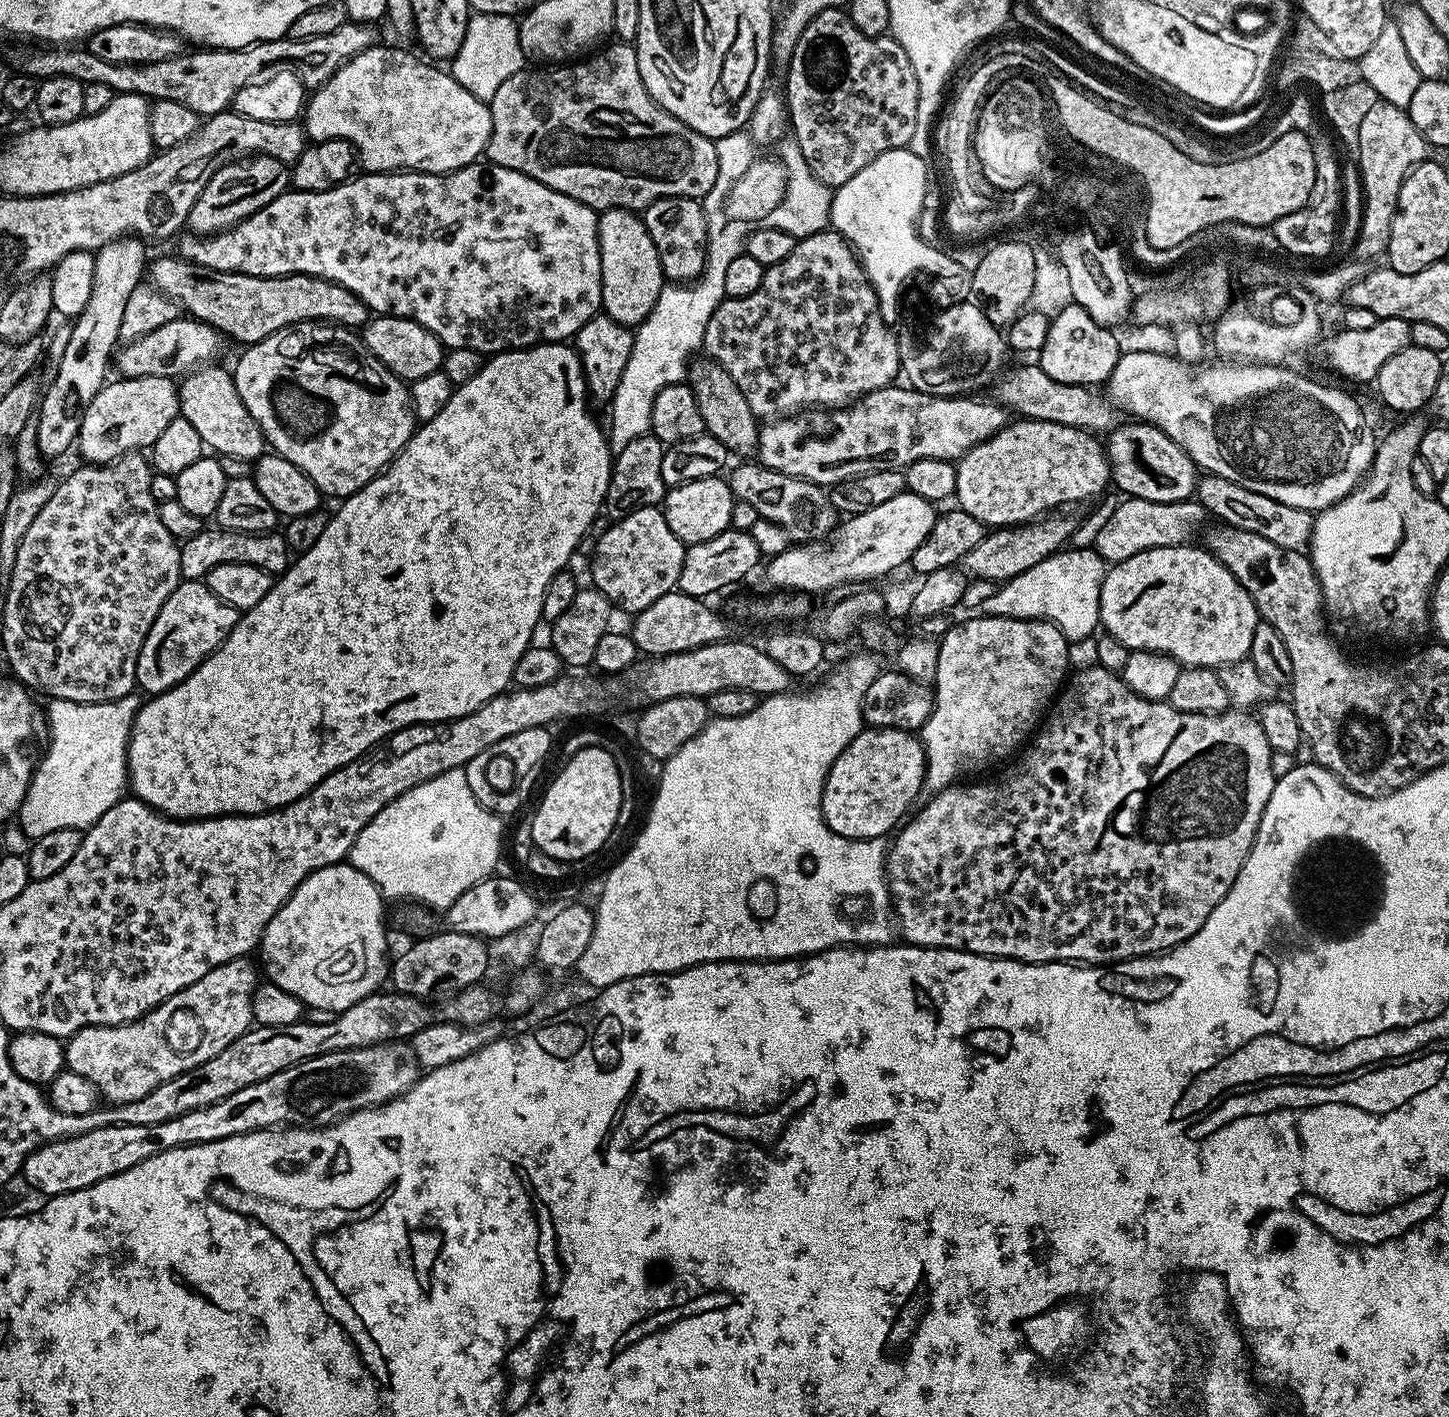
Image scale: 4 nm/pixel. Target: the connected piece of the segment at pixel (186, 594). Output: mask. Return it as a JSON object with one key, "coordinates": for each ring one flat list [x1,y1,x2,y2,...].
{"coordinates":[[184,580,166,598,154,626,150,626,150,634,146,634,146,642,142,642,136,688,153,697,181,684,228,637,237,619,236,609,219,600,201,581]]}

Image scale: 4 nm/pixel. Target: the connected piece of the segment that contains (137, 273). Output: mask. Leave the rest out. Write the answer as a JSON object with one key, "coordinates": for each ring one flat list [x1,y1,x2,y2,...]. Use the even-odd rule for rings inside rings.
{"coordinates":[[121,238,111,240,95,253,94,290,90,290,90,299,86,301,86,310,75,317,72,324,73,333,62,362,59,363,58,375,54,384,43,393,38,405,37,444,44,458,60,456,76,443,76,436,82,426,86,406,106,383,110,361,121,343,120,327,122,313,126,310,126,298,145,279,146,260,144,264,145,241,140,238]]}

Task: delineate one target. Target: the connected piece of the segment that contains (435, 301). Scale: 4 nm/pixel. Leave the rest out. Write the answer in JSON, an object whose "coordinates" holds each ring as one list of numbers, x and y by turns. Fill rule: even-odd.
{"coordinates":[[480,162,467,164,456,172,443,174,411,170,368,172,364,176,353,175,343,182,337,182,324,192,289,190,227,232,206,237,181,235,178,252,185,260,219,272,241,272,251,276,320,276,323,280,350,290,373,313,416,320,423,328,430,330,430,334,434,334,448,350,465,348,481,354,495,354,511,352,514,348,533,348,536,344,571,341,576,332,582,330,582,326,586,326,586,322,590,322,590,318,602,308,602,258,598,246,600,217,597,209,566,194,558,194,558,190,550,190,550,186,542,186,542,182,518,170,510,170,494,163,489,163,488,168,483,168,482,165]]}

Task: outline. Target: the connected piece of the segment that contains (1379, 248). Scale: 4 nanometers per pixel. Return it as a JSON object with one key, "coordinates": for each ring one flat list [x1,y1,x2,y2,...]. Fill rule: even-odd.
{"coordinates":[[1377,102,1374,106,1370,106,1366,118,1362,118,1362,126,1358,126,1354,151,1356,151,1356,160,1360,163,1360,184,1364,187,1364,213,1360,216,1360,237,1356,240,1354,256,1357,261,1372,262,1375,261,1375,256,1383,257,1385,255,1390,234,1390,222,1396,209,1398,190,1402,186,1402,182,1410,174,1410,170,1414,170,1419,164,1424,163,1430,149,1428,143,1414,130,1407,111,1397,110,1383,102]]}

